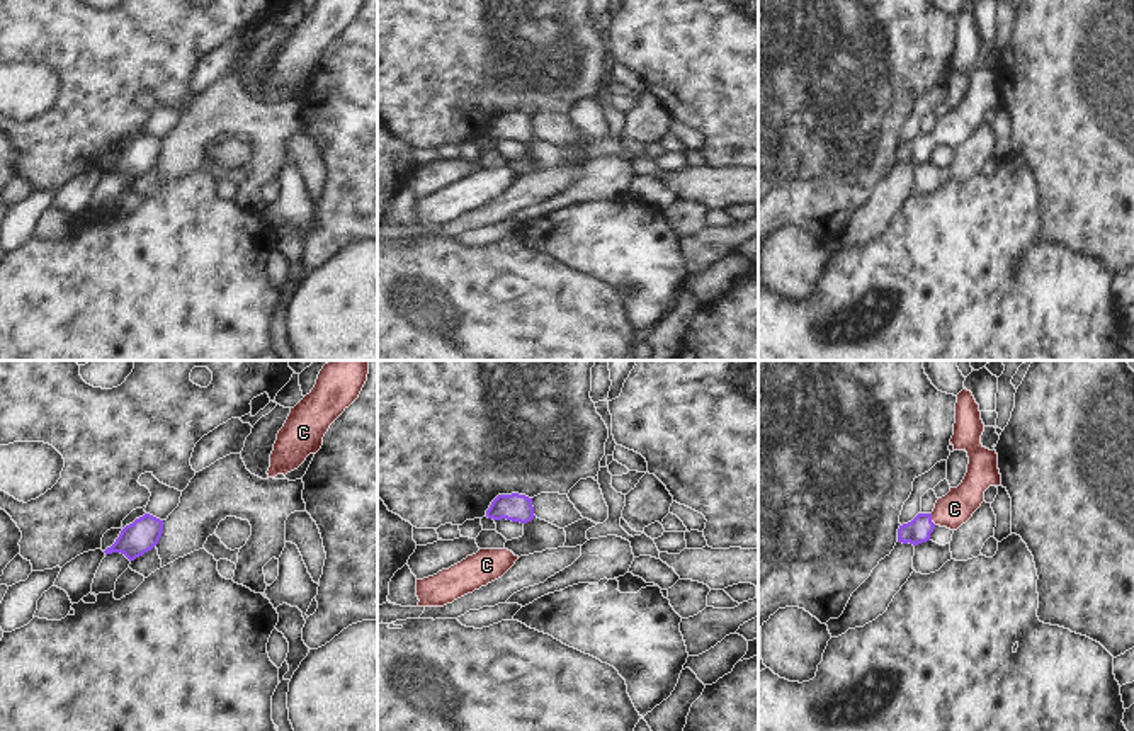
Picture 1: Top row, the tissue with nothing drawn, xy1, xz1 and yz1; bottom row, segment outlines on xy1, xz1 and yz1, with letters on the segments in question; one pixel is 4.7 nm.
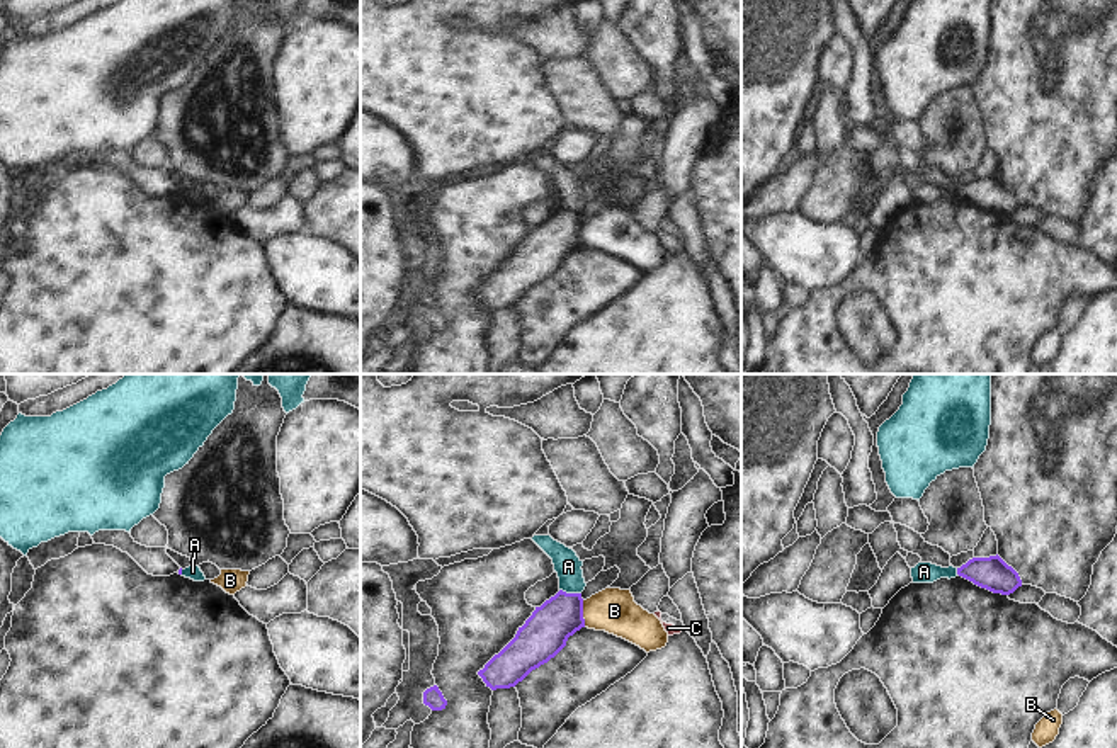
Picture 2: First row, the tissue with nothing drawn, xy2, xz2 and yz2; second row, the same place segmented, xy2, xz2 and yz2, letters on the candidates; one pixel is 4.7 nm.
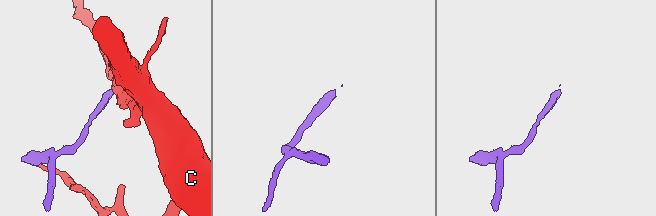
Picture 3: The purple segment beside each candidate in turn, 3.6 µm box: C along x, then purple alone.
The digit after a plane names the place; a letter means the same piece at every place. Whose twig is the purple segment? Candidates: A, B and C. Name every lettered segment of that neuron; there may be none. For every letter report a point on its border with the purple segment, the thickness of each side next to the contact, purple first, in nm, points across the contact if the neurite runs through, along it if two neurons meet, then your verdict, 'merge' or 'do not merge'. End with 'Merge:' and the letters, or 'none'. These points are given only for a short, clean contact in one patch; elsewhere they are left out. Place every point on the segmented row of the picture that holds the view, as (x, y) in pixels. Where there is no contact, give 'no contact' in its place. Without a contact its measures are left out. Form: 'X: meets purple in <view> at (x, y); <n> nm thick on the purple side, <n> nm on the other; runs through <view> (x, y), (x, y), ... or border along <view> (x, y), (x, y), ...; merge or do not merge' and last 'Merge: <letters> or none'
A: meets purple in xz2 at (570, 594); 220 nm thick on the purple side, 130 nm on the other; do not merge
B: meets purple in xz2 at (582, 614); 220 nm thick on the purple side, 220 nm on the other; border along xz2 (582, 600), (585, 626); do not merge
C: meets purple in yz1 at (930, 519); 120 nm thick on the purple side, 160 nm on the other; runs through yz1 (918, 531), (930, 519), (954, 509); merge
Merge: C

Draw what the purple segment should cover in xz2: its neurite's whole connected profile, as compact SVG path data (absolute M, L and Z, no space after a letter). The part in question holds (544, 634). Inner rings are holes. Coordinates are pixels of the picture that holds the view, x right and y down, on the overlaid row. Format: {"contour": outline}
{"contour": "M559 590L536 607L515 638L478 675L491 690L510 688L547 663L585 627L581 593Z"}

